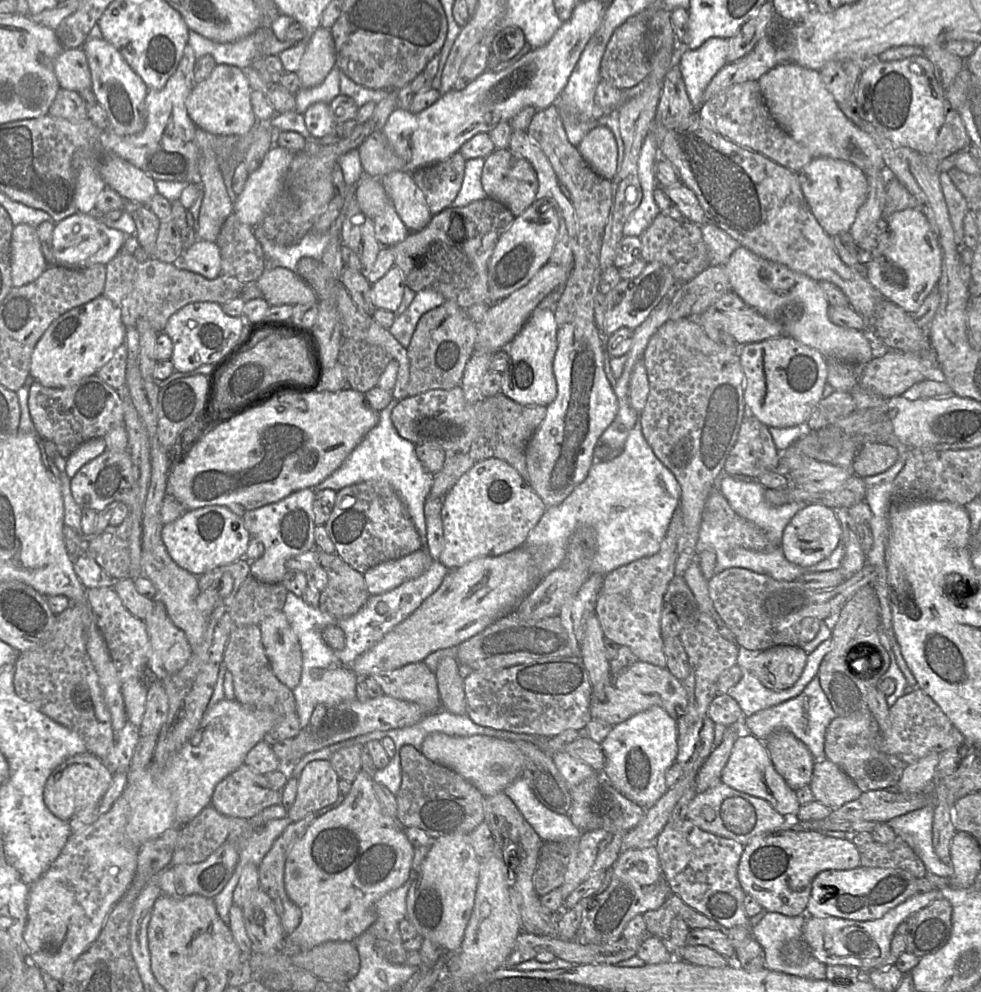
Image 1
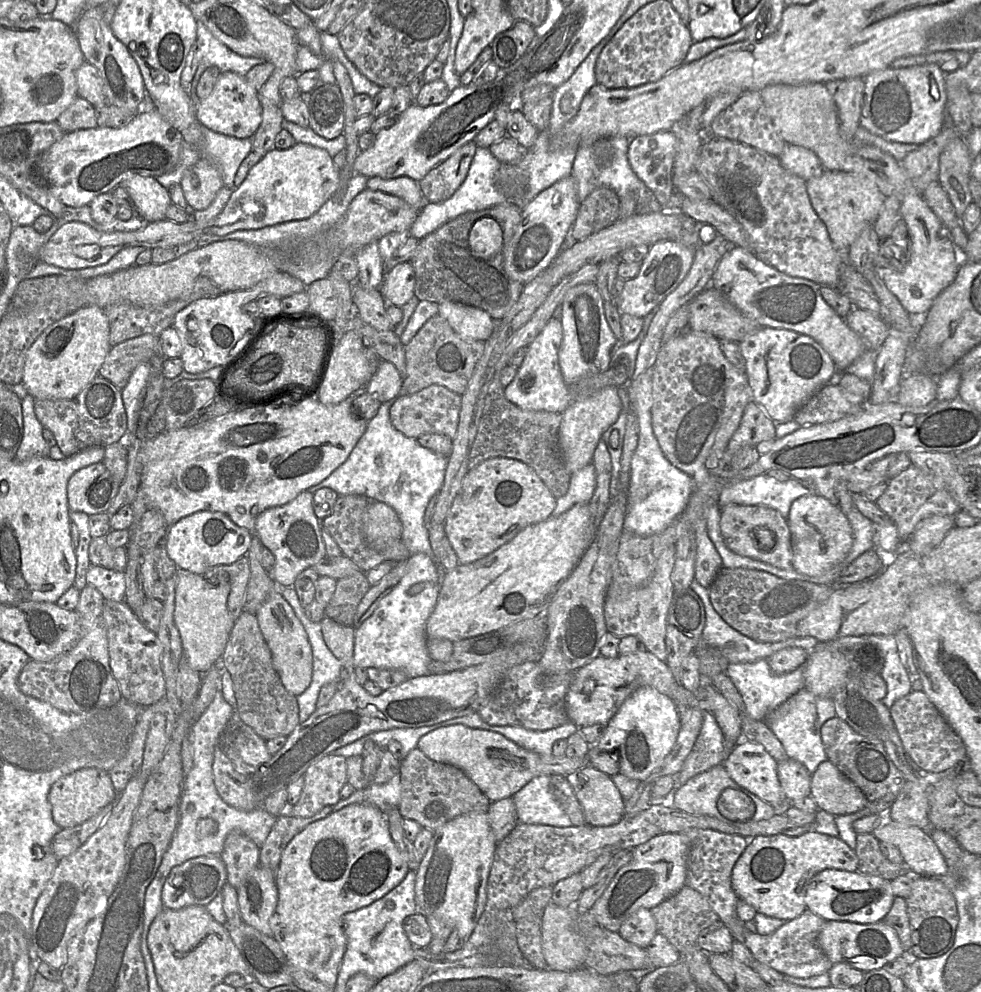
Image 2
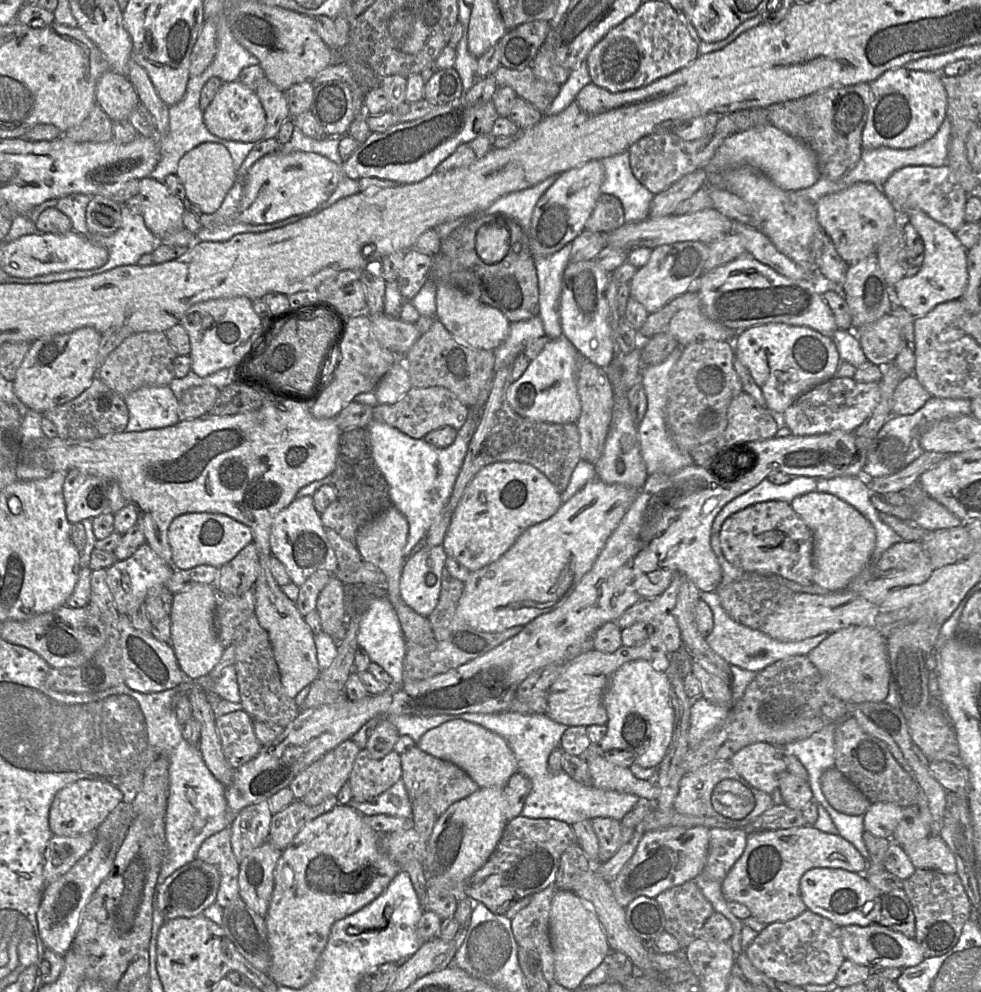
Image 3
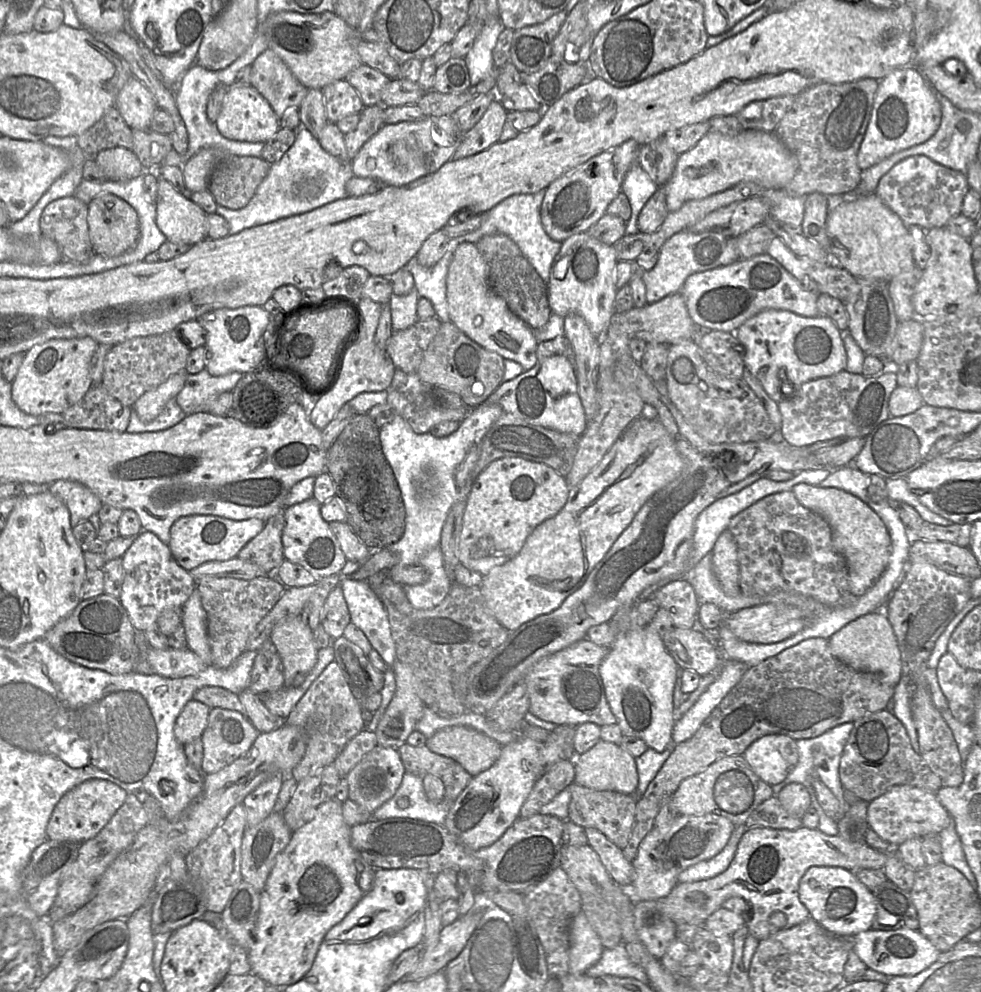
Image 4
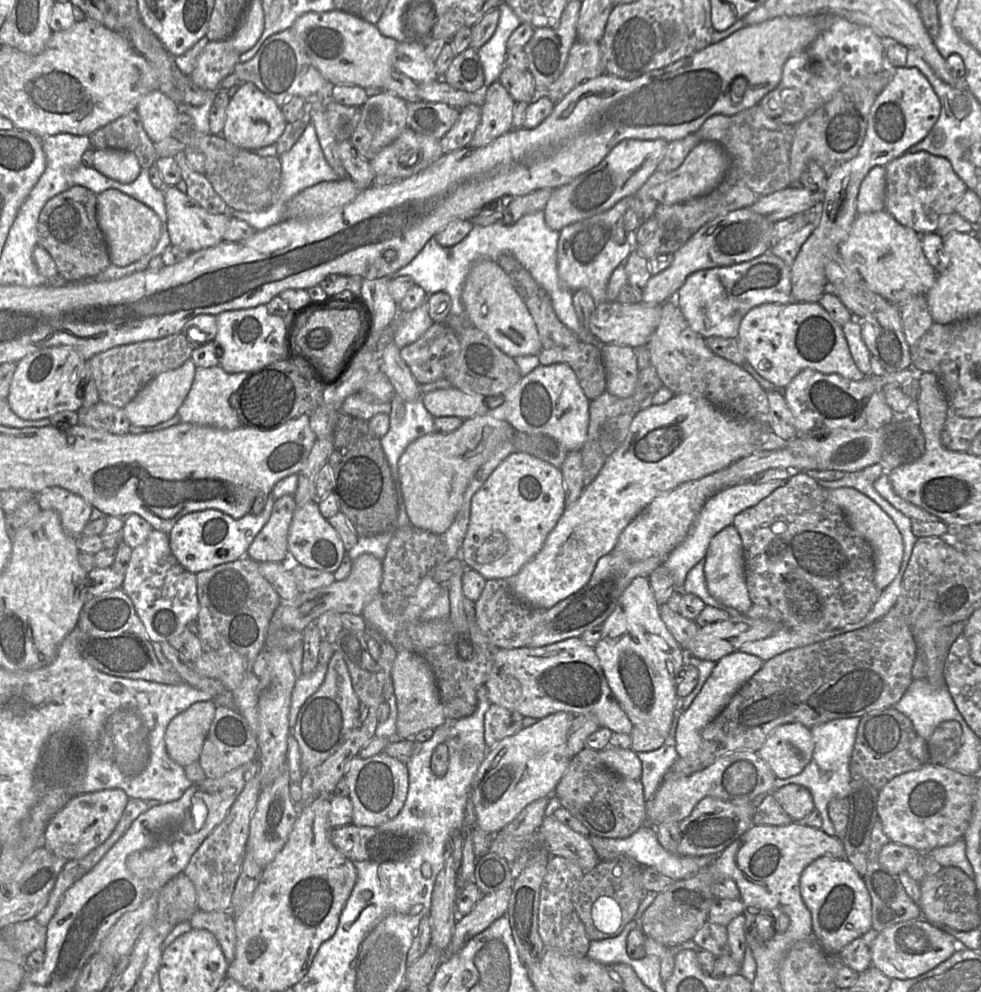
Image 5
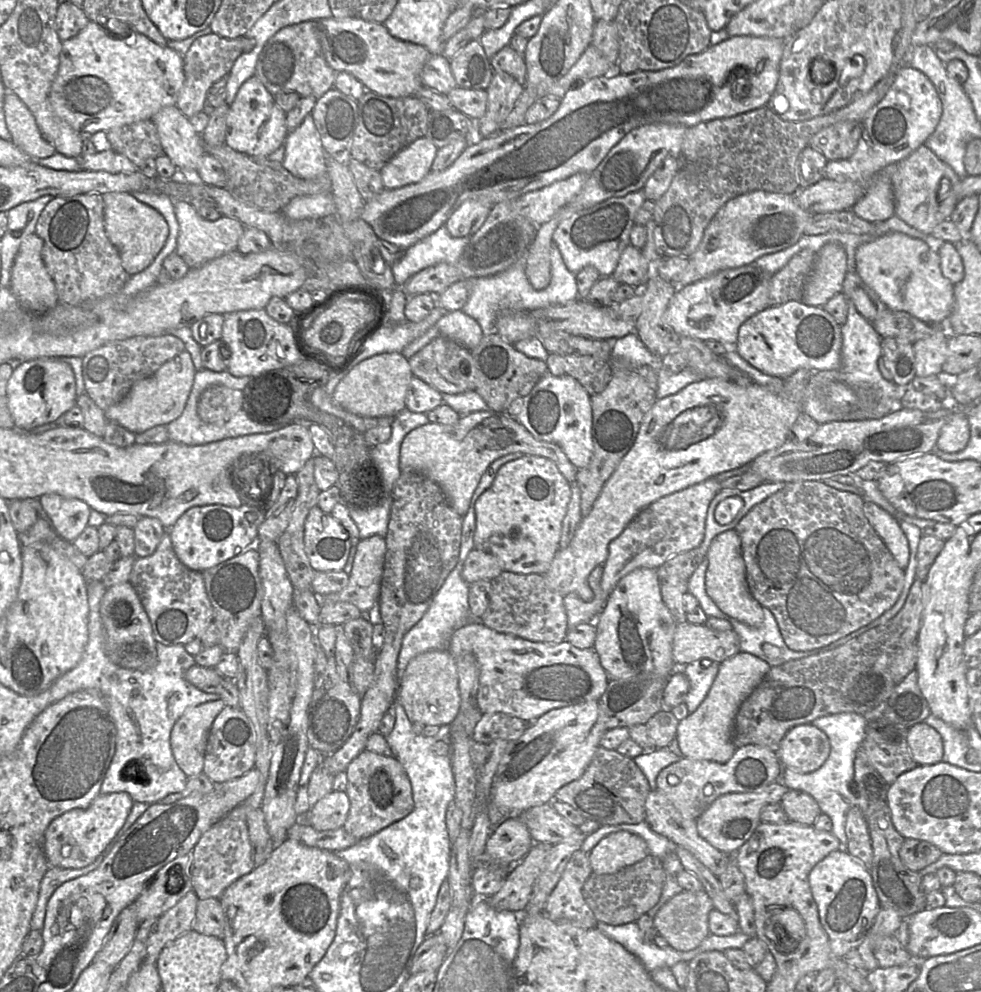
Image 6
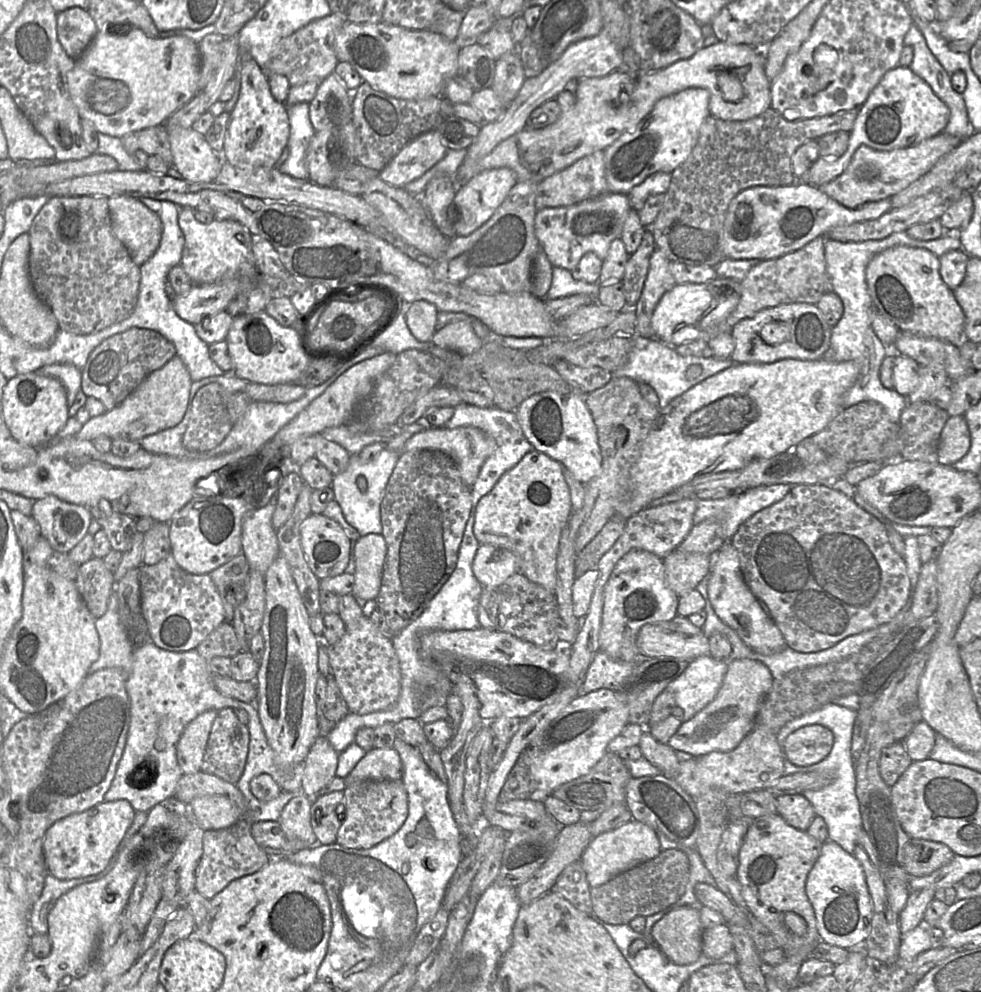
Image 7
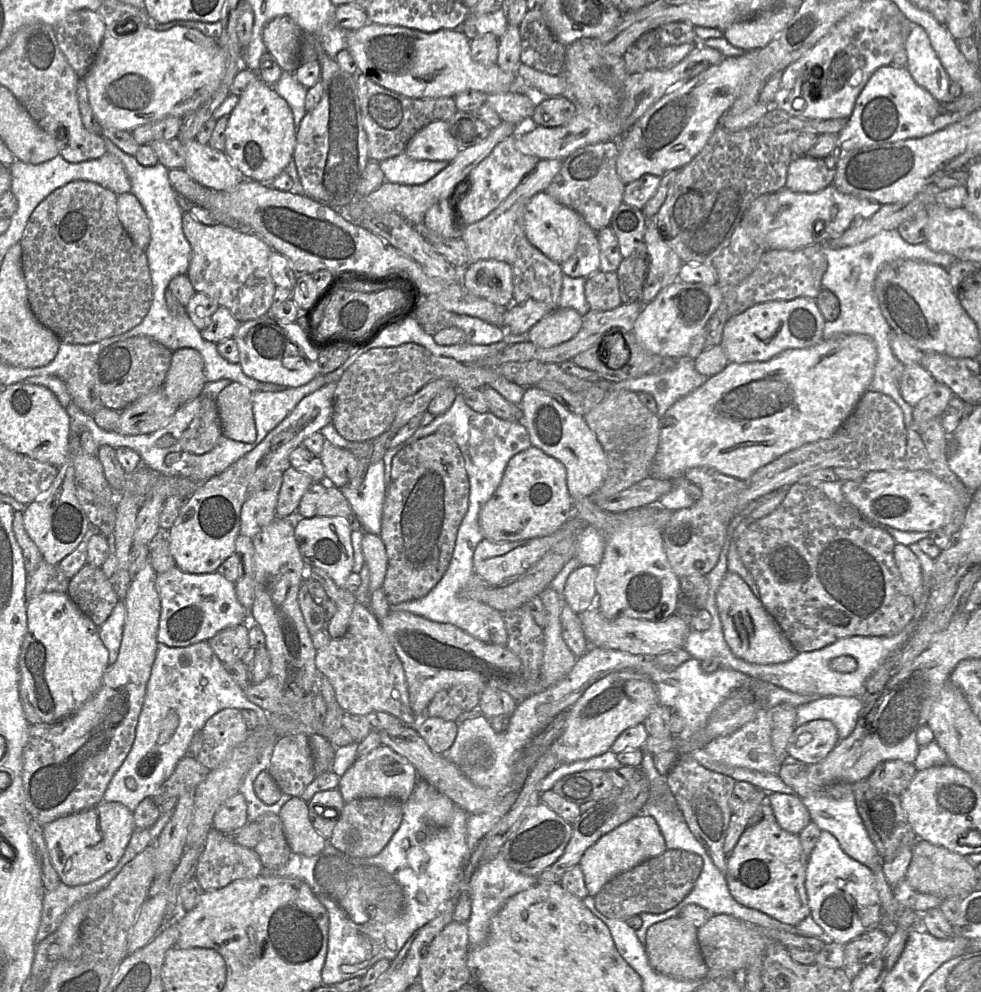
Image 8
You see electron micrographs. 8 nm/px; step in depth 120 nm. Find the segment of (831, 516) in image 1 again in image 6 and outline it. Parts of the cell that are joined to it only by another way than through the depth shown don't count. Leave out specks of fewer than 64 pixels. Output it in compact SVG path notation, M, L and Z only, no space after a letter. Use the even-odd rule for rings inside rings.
M864 500L863 511L898 565L904 569L909 560L909 546L898 521L884 509L870 501Z

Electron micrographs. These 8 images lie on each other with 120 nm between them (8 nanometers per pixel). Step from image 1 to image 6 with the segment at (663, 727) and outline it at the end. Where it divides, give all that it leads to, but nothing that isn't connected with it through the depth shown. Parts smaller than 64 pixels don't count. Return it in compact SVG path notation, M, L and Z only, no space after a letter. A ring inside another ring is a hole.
M639 568L624 576L612 590L604 608L595 621L597 629L594 651L610 680L625 680L640 673L669 678L679 666L674 660L672 647L677 623L664 604L661 596L661 582L656 569Z

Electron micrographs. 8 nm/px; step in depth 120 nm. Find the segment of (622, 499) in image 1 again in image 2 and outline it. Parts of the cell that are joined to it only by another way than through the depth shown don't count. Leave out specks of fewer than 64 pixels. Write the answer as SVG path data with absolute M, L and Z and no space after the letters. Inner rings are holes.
M647 370L636 379L632 378L627 386L631 410L638 419L639 434L637 447L631 460L623 530L640 537L658 534L676 521L684 511L690 495L694 491L692 478L670 463L662 452L653 432L650 411L652 405L650 405L649 398L651 372L651 370ZM592 464L573 473L566 494L556 500L551 517L558 517L577 504L589 503L595 487L596 472Z

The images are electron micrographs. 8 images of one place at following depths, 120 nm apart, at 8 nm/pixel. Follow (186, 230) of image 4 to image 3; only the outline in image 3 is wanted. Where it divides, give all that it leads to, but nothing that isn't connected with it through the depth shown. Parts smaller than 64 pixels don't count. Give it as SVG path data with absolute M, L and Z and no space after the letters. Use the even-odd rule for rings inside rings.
M150 176L140 179L138 193L143 199L144 222L158 238L163 238L184 228L184 202L175 196L164 181Z

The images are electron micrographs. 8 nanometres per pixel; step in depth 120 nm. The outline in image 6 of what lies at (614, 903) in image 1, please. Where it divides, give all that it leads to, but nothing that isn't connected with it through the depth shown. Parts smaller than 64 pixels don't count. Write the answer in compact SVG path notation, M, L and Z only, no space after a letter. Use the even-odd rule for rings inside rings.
M777 780L755 792L722 795L697 818L697 831L703 839L719 851L735 854L761 823L762 808L771 803L780 803L788 790L783 782Z

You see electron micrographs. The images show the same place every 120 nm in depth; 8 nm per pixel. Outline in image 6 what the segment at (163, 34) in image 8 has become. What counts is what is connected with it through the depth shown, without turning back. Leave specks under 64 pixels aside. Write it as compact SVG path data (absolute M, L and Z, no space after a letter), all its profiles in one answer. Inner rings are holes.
M90 20L75 36L61 41L61 47L58 70L50 88L50 103L55 113L81 134L91 136L98 131L107 132L119 126L152 119L163 107L176 105L178 94L184 82L183 57L168 46L161 46L141 33L130 32L127 36Z

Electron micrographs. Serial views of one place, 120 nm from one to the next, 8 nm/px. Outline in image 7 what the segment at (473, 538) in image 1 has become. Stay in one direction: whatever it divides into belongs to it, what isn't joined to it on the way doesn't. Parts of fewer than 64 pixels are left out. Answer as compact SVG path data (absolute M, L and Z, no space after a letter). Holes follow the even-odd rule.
M532 450L505 472L492 490L480 499L473 531L480 544L499 546L512 552L517 559L517 573L555 594L560 536L572 512L562 464Z

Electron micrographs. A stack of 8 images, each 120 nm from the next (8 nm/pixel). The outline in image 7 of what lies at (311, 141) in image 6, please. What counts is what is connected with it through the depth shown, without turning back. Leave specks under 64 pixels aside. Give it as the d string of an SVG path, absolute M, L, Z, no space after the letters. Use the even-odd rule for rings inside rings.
M297 103L287 107L290 133L287 146L282 151L275 167L295 179L309 179L306 166L306 151L316 132L309 116L309 104Z

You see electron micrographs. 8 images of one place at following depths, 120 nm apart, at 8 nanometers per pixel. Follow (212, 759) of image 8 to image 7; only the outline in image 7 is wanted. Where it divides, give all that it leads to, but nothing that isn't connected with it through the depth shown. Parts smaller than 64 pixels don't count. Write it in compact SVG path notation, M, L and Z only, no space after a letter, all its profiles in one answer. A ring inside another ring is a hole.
M232 708L218 711L209 734L201 771L236 784L247 760L249 730Z

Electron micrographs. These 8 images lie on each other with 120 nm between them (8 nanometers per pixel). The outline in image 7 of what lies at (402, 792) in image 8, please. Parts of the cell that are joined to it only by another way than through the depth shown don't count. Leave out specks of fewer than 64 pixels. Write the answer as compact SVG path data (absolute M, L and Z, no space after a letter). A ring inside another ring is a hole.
M392 747L373 748L347 775L345 785L358 780L402 780L403 766L398 752Z

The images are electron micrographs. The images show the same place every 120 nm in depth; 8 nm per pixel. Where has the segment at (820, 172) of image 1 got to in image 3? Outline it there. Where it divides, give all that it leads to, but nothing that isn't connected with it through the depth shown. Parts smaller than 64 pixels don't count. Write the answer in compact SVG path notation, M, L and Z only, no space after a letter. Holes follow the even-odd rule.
M857 182L840 192L826 195L815 203L815 208L819 224L848 265L876 254L878 244L898 221L891 202L881 188L872 183Z

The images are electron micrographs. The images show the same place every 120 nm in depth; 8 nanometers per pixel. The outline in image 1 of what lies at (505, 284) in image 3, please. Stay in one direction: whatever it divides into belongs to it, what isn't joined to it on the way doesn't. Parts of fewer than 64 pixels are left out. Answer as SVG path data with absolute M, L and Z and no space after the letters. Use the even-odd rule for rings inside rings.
M492 198L476 200L466 206L449 207L432 216L430 223L420 231L410 232L408 237L391 248L406 286L414 292L435 290L446 300L454 301L462 309L486 303L491 306L488 286L488 263L500 235L511 225L515 216L501 202Z

